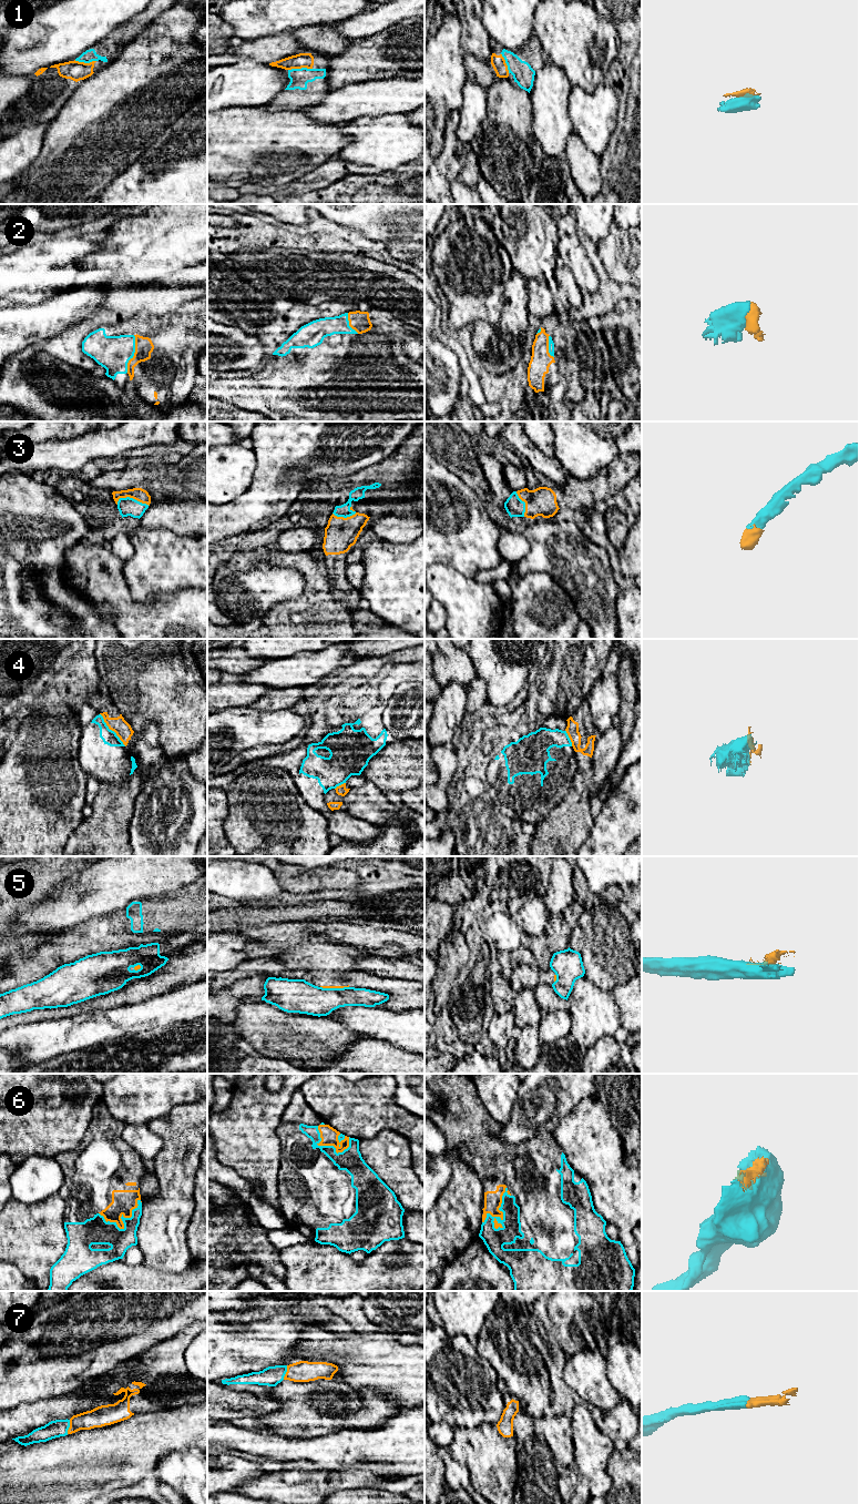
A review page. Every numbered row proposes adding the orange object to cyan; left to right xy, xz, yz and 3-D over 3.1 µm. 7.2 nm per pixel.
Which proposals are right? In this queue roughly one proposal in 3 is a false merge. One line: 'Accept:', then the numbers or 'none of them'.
Accept: 1, 2, 3, 6, 7

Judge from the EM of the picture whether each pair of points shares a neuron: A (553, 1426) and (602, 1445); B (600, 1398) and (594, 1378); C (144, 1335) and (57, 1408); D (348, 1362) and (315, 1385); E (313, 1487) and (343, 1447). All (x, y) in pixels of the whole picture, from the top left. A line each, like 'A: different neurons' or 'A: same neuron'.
A: different neurons
B: same neuron
C: different neurons
D: different neurons
E: different neurons

